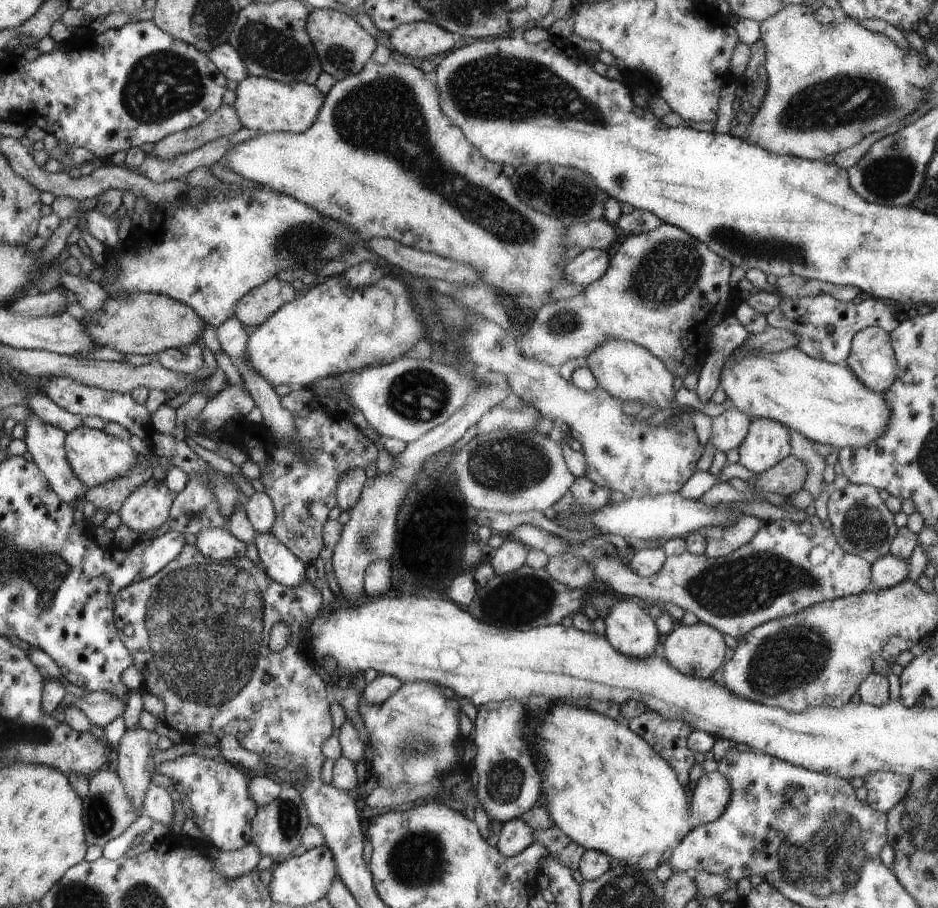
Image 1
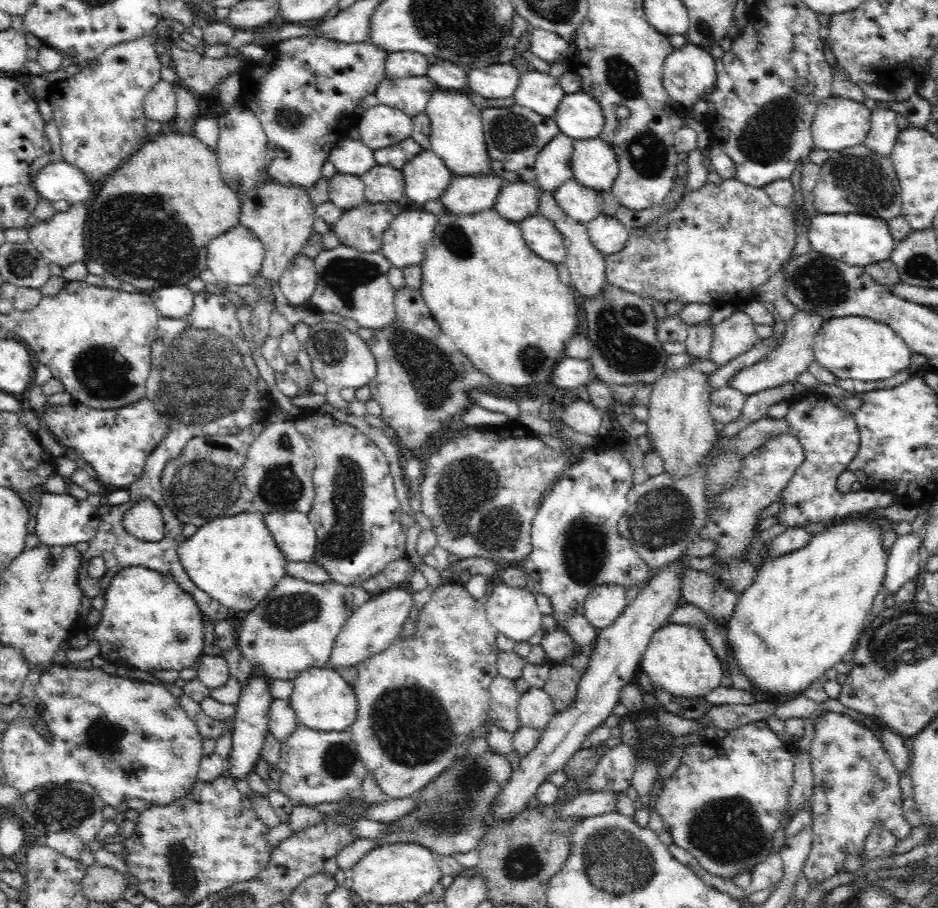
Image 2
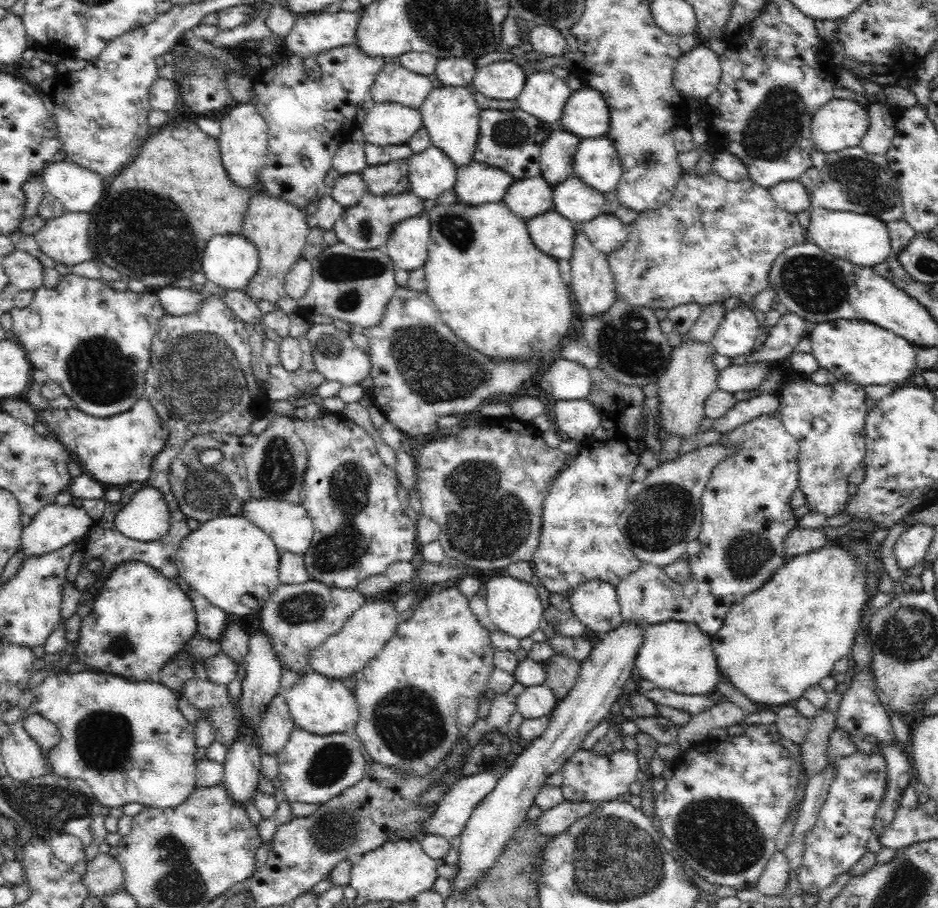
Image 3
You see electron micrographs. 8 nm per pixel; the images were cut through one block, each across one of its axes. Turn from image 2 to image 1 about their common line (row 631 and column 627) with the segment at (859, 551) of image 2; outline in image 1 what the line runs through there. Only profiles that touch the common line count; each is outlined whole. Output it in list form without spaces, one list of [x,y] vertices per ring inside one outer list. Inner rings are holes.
[[[569,700],[557,706],[553,702],[553,708],[537,726],[535,750],[539,786],[545,790],[549,818],[571,842],[577,842],[585,850],[607,854],[611,860],[615,858],[625,864],[629,858],[639,860],[647,852],[671,852],[693,830],[691,802],[685,796],[685,786],[679,782],[669,762],[663,760],[649,742],[631,732],[629,726],[591,710],[577,708],[569,704]]]

